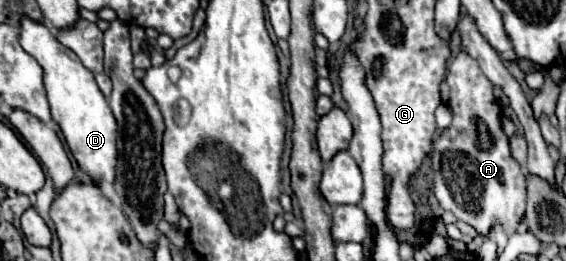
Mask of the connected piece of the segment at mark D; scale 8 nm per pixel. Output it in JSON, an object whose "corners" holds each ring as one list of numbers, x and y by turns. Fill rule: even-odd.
{"corners":[[22,16,18,36,20,36,20,46,32,58,36,58,36,62,44,70,44,88,48,94,52,120,58,122,78,166,92,178,104,178,108,182,114,182,116,156,118,156,116,120,92,72,88,72,88,68,84,68,80,58,70,48,60,44,56,36,50,32,50,28,38,20]]}

